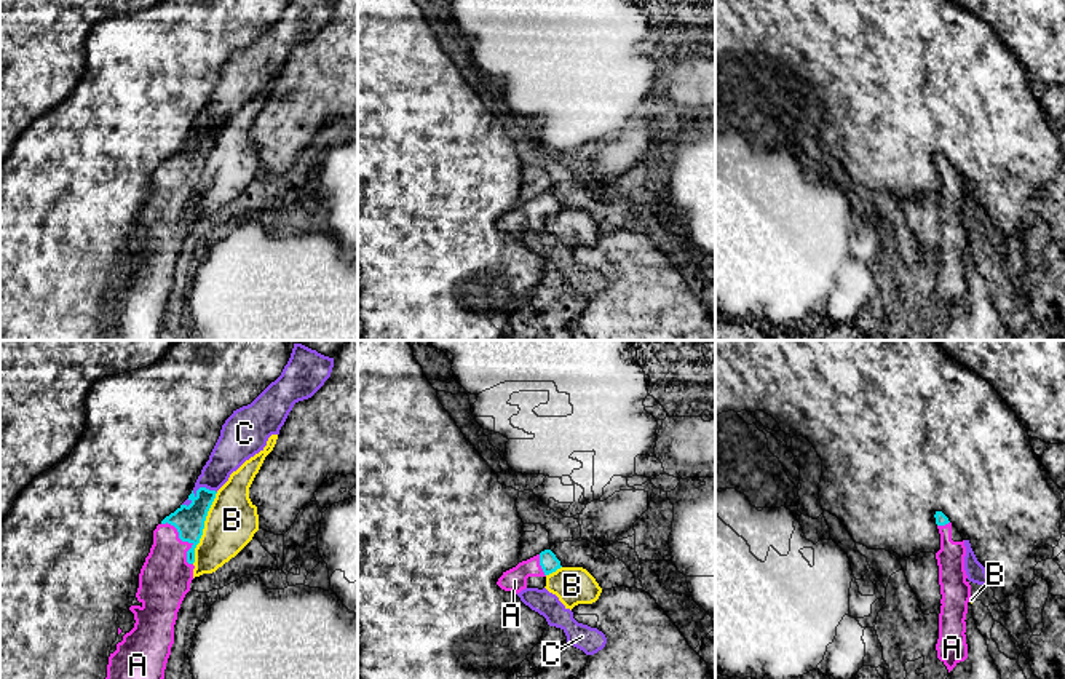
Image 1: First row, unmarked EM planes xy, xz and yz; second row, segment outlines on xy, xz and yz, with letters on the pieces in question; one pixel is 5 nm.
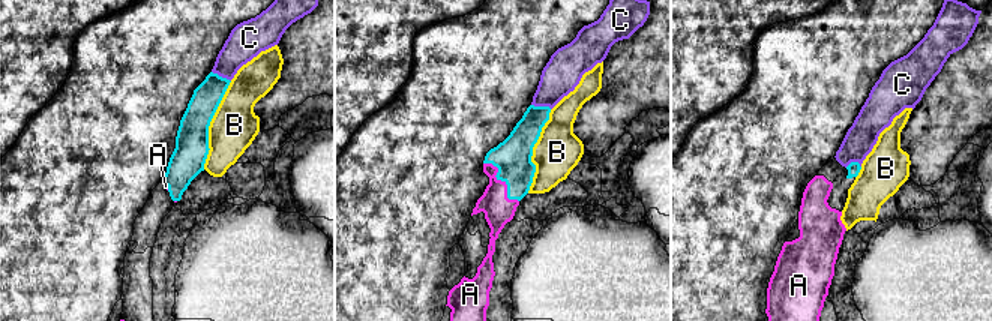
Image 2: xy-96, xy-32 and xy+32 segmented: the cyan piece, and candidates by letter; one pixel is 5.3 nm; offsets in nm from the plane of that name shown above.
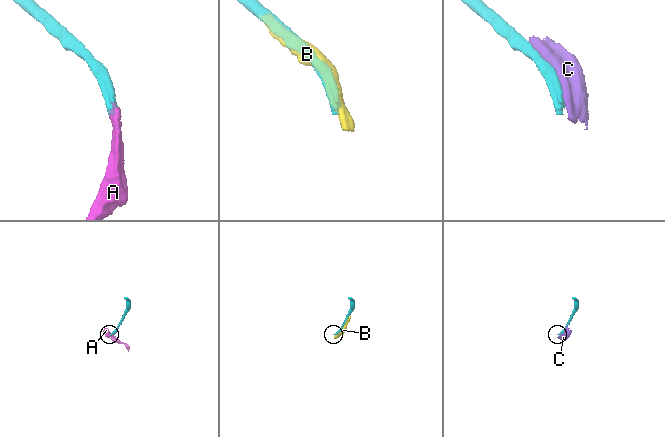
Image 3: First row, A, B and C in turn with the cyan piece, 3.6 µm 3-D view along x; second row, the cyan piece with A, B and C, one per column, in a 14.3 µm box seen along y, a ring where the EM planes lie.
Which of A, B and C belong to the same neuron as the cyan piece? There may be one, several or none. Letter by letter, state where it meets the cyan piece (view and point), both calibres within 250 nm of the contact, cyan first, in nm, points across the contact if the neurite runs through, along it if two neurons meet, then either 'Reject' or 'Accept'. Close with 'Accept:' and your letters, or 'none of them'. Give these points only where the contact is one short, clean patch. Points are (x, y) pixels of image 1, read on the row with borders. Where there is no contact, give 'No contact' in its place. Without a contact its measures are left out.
A: Touches cyan at xy (184, 540). Thickness 150 nm (cyan) against 260 nm. Path across: xy (189, 521), (184, 528), (184, 540), (173, 551), (165, 579). Accept
B: Touches cyan at xy (203, 528). Thickness 150 nm (cyan) against 260 nm. Reject
C: Touches cyan at xy (205, 488). Thickness 150 nm (cyan) against 180 nm. Reject
Accept: A

